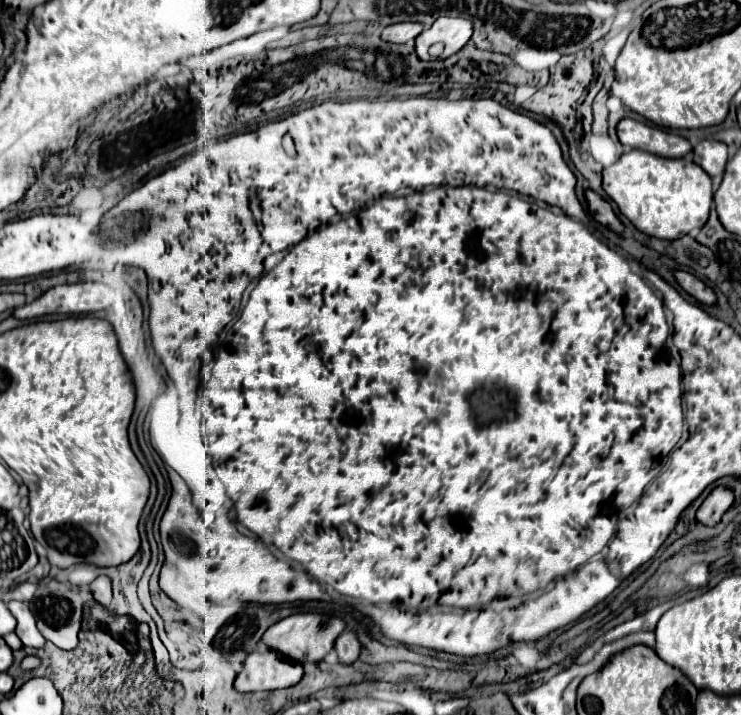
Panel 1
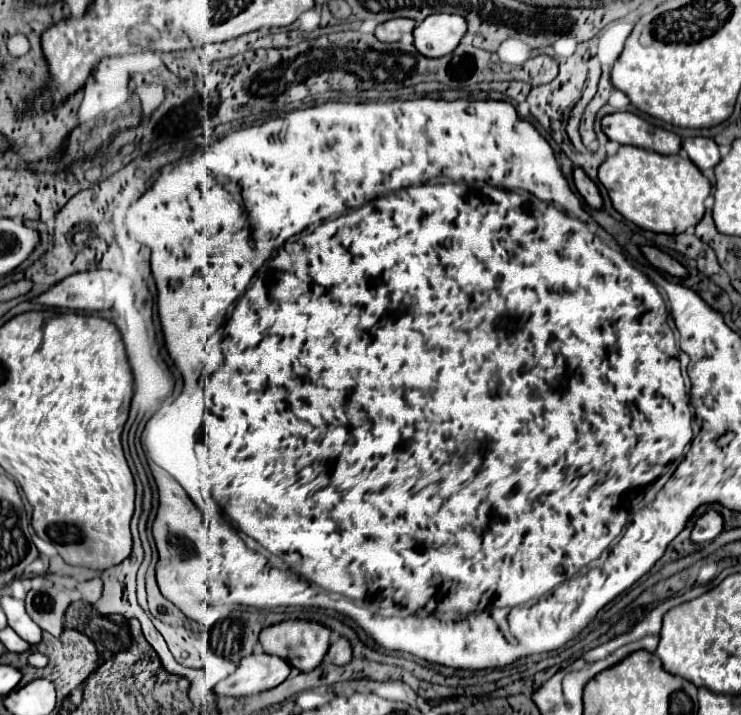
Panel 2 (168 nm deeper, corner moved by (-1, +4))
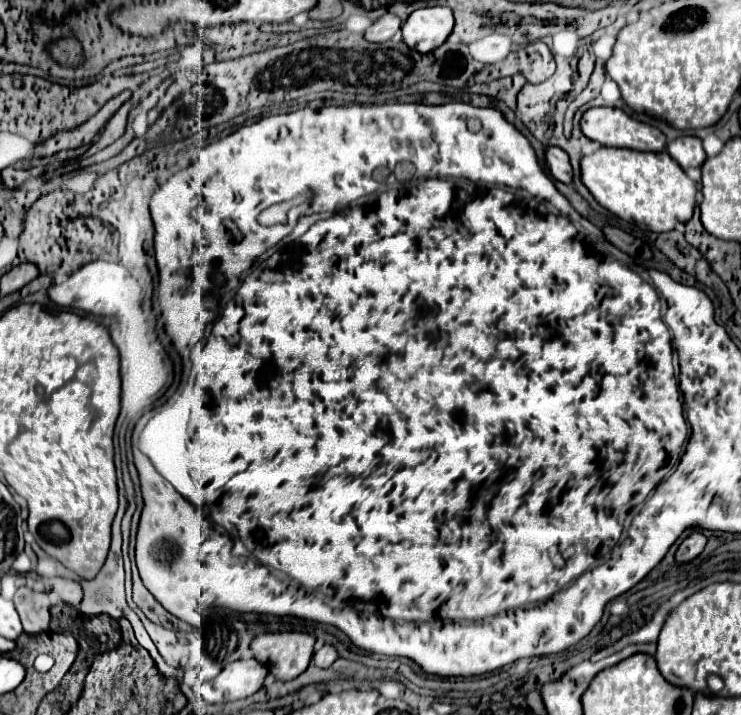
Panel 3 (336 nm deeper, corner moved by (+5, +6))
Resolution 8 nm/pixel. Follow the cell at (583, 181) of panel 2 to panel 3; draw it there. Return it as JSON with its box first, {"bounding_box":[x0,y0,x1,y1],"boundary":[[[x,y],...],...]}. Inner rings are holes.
{"bounding_box":[546,148,572,184],"boundary":[[[546,148],[546,162],[550,168],[550,174],[564,182],[564,184],[572,184],[572,166],[570,166],[570,158],[562,148]]]}

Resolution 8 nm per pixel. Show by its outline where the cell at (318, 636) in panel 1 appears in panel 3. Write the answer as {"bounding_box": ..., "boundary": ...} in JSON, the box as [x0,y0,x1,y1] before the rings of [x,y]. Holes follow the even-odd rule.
{"bounding_box":[250,632,316,680],"boundary":[[[274,632],[258,634],[250,650],[278,680],[292,680],[300,676],[314,654],[316,638],[304,632]]]}

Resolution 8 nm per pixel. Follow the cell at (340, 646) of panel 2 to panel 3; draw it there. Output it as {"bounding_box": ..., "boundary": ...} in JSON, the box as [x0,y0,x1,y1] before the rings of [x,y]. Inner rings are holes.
{"bounding_box":[312,644,338,668],"boundary":[[[324,644],[320,650],[316,650],[316,654],[314,654],[312,662],[314,662],[318,668],[328,668],[336,658],[338,658],[336,648],[334,648],[334,646],[330,646],[330,644]]]}

